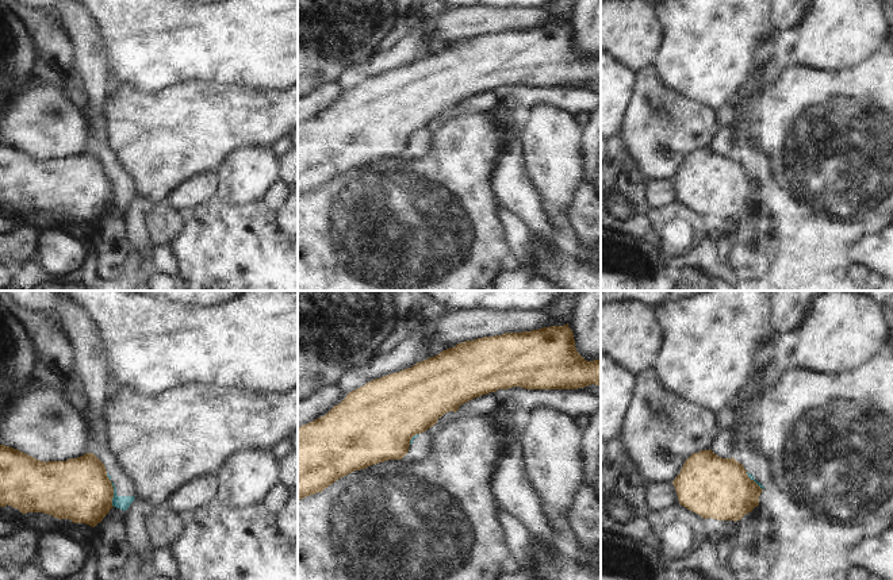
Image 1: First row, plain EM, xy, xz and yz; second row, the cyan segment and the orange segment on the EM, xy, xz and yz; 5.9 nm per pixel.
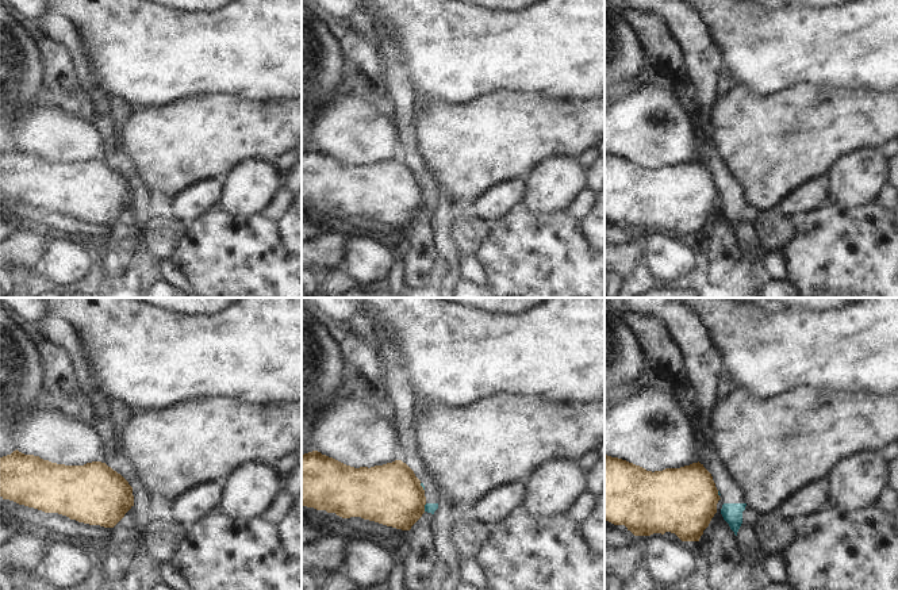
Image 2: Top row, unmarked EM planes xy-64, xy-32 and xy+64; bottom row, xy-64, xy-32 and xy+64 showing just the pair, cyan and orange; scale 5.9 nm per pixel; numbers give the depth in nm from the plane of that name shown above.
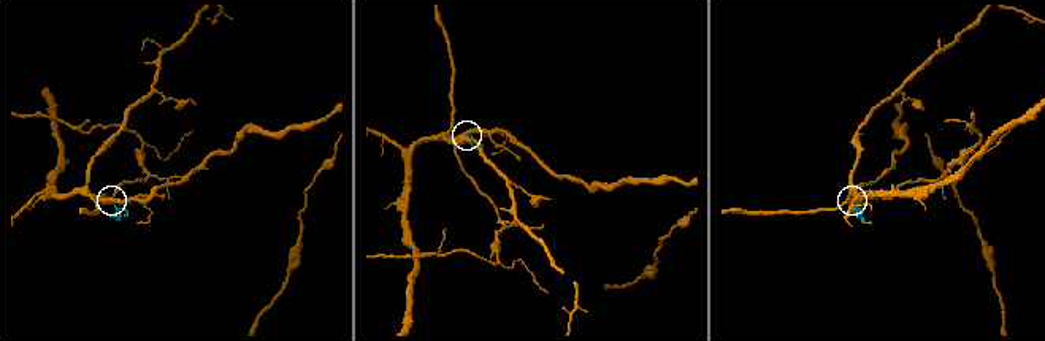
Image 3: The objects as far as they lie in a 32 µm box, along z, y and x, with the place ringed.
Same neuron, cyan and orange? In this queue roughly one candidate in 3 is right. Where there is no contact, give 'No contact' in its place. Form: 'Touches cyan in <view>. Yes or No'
Touches cyan in xy. No.

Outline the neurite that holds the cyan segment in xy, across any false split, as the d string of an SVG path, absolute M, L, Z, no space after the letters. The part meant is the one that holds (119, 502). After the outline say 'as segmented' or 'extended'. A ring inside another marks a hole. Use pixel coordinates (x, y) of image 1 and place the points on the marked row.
M1 291L1 293L14 307L28 307L34 311L54 310L61 315L62 327L73 341L78 370L89 399L87 418L92 431L92 453L104 464L112 483L112 506L126 511L141 493L137 481L111 446L108 384L112 376L97 323L87 308L60 291Z; extended

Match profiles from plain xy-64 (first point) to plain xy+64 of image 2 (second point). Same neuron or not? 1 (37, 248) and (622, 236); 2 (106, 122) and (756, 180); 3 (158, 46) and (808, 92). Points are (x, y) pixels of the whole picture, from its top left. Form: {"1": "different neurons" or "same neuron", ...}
{"1": "different neurons", "2": "different neurons", "3": "different neurons"}

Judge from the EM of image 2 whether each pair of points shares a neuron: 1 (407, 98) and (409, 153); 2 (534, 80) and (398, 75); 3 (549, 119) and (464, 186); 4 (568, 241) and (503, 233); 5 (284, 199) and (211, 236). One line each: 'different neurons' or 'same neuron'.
1: same neuron
2: different neurons
3: same neuron
4: same neuron
5: different neurons

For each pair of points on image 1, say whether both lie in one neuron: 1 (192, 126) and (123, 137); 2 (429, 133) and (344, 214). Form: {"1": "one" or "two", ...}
{"1": "one", "2": "two"}

